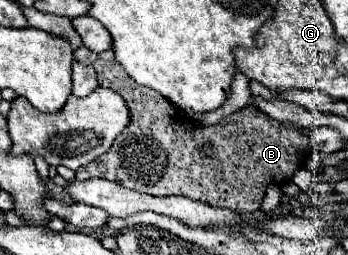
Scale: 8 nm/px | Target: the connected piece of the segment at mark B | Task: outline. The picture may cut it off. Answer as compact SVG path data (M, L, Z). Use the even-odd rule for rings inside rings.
M80 46L74 58L80 64L92 66L98 74L98 84L118 92L130 106L132 116L128 128L114 140L106 154L76 170L76 180L106 178L150 196L178 194L246 214L260 210L266 188L288 182L309 153L310 136L304 130L282 126L254 106L240 108L216 126L202 126L152 88L130 80L112 50L96 54ZM202 146L212 146L208 158L200 156Z

